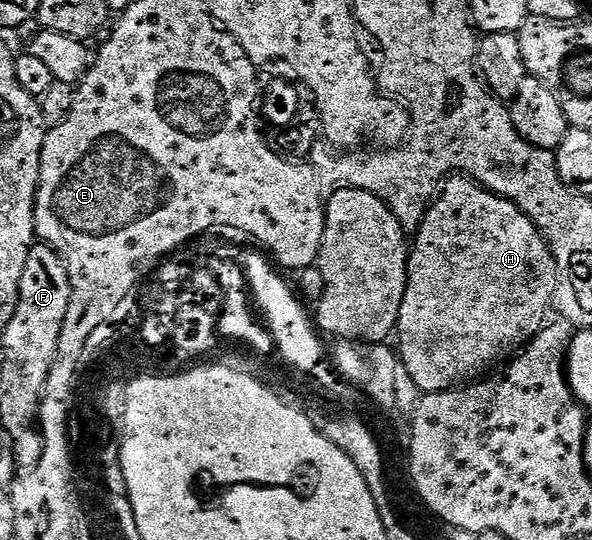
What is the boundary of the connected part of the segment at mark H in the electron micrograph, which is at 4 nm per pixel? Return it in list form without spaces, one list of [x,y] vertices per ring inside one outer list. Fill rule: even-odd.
[[[461,174],[451,175],[441,185],[436,199],[427,208],[426,217],[422,219],[422,225],[412,240],[410,263],[406,266],[406,293],[404,294],[404,302],[400,306],[400,318],[396,329],[396,341],[398,340],[396,352],[400,357],[400,364],[407,368],[408,373],[412,376],[412,381],[422,394],[447,392],[450,388],[465,386],[477,381],[491,371],[489,368],[501,356],[507,355],[506,357],[509,357],[519,346],[534,339],[534,335],[547,323],[548,317],[546,315],[552,312],[554,295],[558,285],[558,267],[554,261],[554,255],[550,253],[549,244],[538,231],[538,227],[530,221],[529,216],[525,216],[510,200],[497,196],[494,192],[489,192],[477,180]]]

